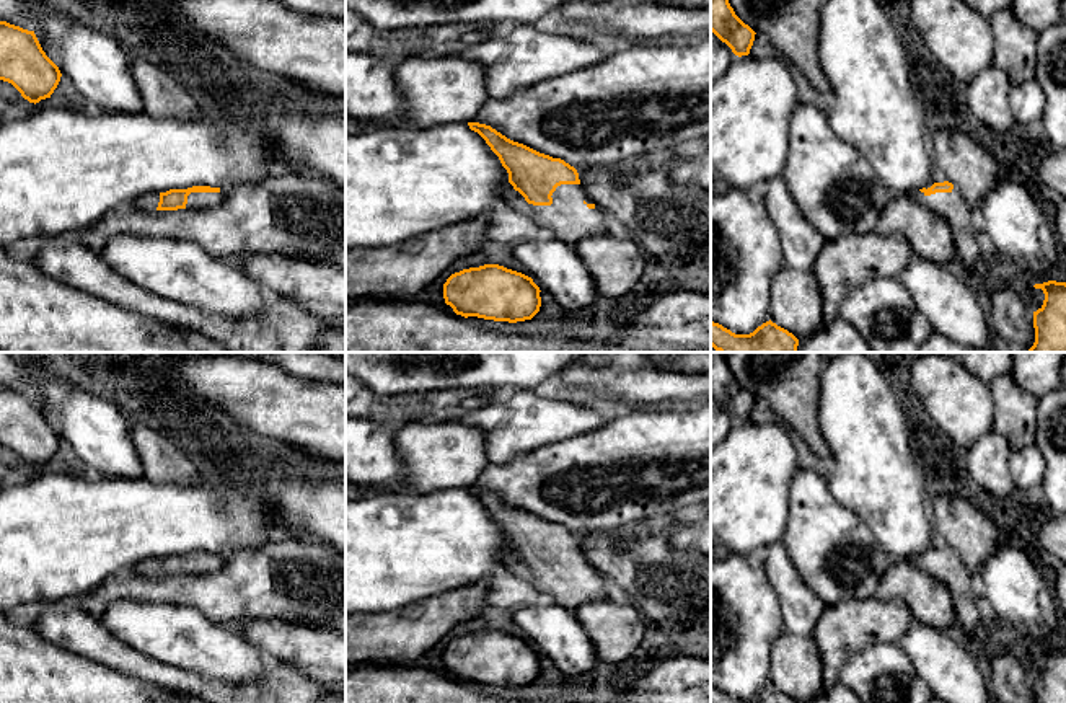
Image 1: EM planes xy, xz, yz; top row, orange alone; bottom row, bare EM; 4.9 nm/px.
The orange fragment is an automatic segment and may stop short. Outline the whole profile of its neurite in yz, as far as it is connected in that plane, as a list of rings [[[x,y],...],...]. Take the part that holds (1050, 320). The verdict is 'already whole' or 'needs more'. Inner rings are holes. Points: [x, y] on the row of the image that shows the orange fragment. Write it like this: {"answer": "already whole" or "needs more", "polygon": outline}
{"answer": "already whole", "polygon": [[[1066,282],[1035,284],[1045,294],[1043,305],[1033,312],[1035,343],[1027,352],[1066,352]]]}

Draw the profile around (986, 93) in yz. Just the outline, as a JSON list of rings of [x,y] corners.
[[[989,65],[978,72],[967,85],[967,104],[971,113],[996,132],[1009,132],[1015,121],[1009,108],[1012,83],[1004,70]]]

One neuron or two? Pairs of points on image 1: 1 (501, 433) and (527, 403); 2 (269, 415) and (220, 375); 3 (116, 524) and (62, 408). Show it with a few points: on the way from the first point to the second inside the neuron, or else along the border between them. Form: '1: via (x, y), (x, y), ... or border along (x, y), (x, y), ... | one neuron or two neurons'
1: via (507, 426), (524, 410) | one neuron
2: via (258, 403), (238, 384), (232, 382) | one neuron
3: border along (87, 467), (105, 475), (127, 478) | two neurons

